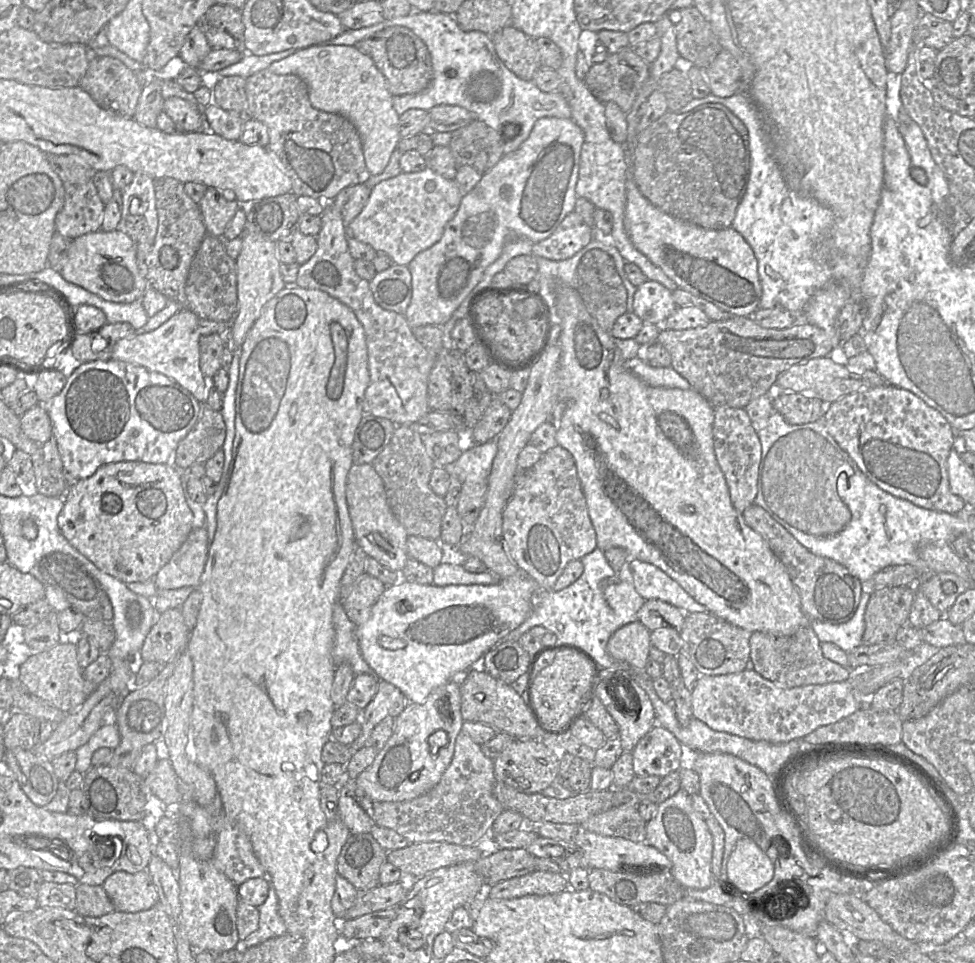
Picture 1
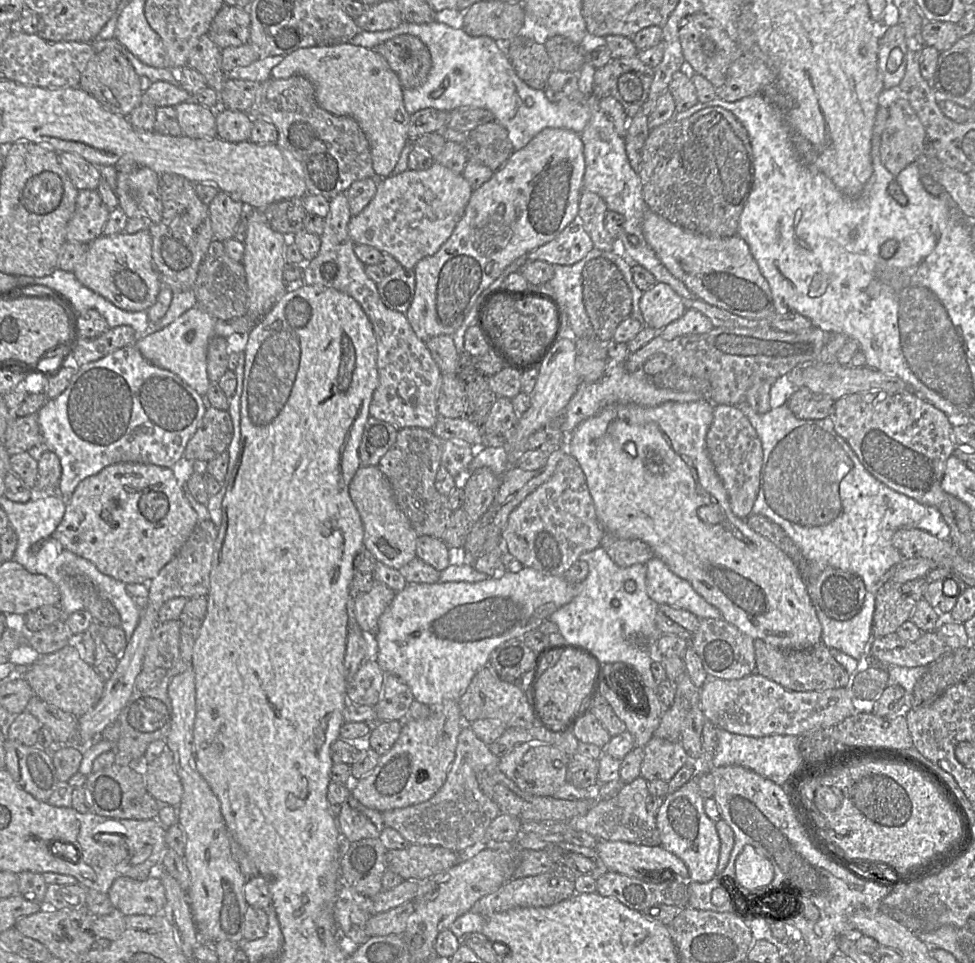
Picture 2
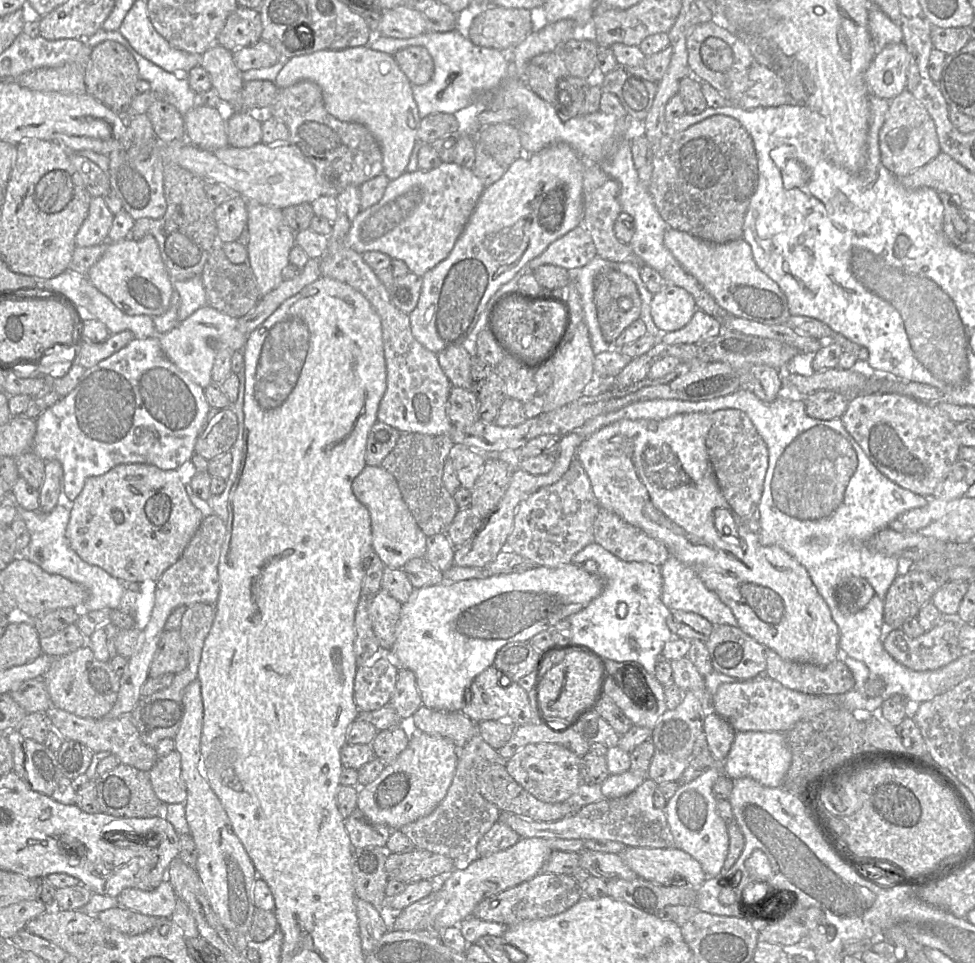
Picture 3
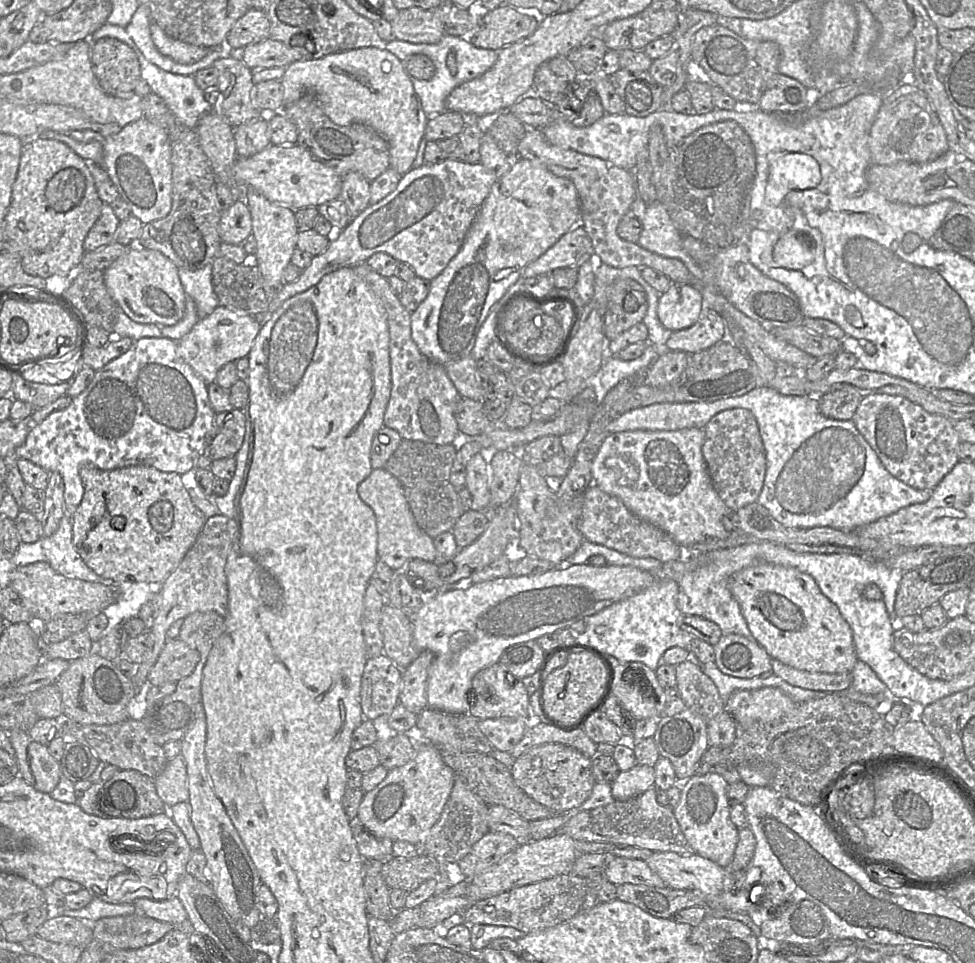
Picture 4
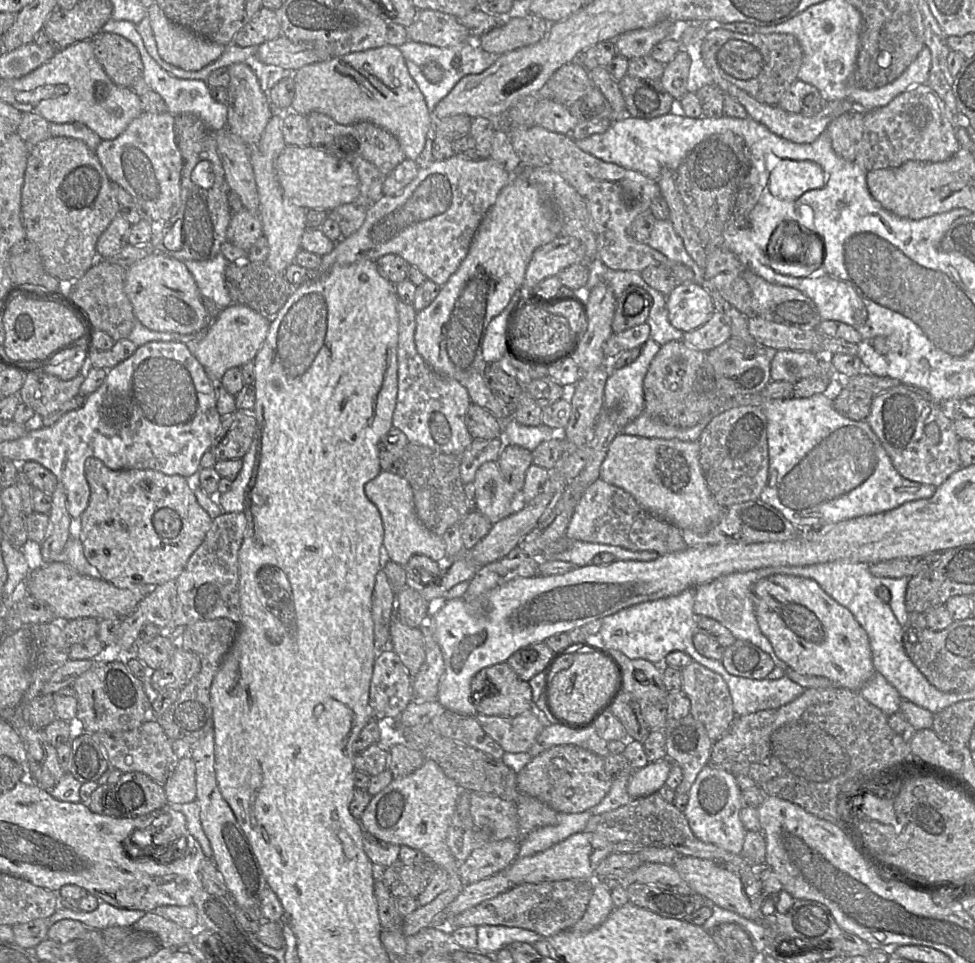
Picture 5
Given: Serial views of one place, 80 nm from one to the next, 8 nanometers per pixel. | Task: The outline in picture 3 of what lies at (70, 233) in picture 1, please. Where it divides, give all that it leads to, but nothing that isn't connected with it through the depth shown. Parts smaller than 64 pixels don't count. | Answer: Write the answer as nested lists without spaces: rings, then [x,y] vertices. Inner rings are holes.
[[[92,197],[88,215],[75,236],[76,246],[95,246],[106,242],[113,218],[114,214],[103,197]]]

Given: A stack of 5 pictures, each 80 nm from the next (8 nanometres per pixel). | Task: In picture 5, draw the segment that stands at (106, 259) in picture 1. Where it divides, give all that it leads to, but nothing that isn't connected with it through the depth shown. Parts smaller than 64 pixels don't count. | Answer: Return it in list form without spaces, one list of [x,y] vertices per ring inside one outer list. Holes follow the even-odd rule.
[[[157,251],[126,269],[124,290],[137,320],[152,331],[178,334],[205,332],[214,320],[185,263]]]

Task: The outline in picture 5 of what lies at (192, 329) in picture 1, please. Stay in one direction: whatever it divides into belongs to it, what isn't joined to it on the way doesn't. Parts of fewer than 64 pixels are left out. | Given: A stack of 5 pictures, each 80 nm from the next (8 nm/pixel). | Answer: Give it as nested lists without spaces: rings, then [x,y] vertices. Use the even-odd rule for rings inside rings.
[[[232,304],[222,309],[213,322],[203,333],[203,337],[194,345],[193,356],[205,369],[209,379],[220,379],[223,374],[230,368],[241,367],[243,364],[252,361],[259,349],[261,348],[270,326],[270,319],[264,317],[253,309],[240,305]]]

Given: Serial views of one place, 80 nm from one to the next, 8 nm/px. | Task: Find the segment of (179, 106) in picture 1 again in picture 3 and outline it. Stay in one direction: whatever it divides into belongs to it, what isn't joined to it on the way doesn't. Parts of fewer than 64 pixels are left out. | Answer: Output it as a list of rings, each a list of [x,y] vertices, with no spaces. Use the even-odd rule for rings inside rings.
[[[197,106],[184,116],[185,139],[205,150],[216,150],[229,145],[226,120],[218,110],[209,106]]]

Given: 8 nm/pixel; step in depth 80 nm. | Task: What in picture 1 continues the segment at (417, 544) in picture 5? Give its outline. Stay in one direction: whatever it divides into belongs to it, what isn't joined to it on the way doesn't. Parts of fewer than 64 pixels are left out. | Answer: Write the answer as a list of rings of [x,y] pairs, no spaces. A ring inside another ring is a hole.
[[[371,464],[353,465],[350,468],[345,494],[357,545],[382,566],[394,572],[401,572],[409,559],[408,534],[392,513],[383,481]]]

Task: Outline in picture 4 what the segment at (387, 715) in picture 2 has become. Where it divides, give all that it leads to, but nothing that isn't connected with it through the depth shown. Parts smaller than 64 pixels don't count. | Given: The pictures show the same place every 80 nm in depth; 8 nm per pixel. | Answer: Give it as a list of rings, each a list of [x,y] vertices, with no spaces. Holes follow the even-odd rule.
[[[423,650],[415,661],[402,669],[399,703],[415,714],[419,714],[428,707],[426,687],[428,670],[433,658],[432,652]]]

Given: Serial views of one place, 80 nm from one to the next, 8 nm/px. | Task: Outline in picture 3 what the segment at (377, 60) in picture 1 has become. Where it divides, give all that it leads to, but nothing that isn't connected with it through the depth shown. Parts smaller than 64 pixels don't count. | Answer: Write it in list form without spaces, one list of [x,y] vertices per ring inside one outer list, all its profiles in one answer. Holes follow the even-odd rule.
[[[409,46],[397,51],[393,58],[412,86],[427,84],[434,75],[434,61],[422,46]]]

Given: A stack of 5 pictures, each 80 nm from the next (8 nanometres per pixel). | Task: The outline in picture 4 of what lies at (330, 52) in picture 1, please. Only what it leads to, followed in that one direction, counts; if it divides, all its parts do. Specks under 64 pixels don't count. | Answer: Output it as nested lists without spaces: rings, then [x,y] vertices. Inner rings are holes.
[[[363,47],[328,54],[319,59],[295,61],[286,67],[284,75],[279,81],[283,86],[284,106],[299,100],[304,94],[312,93],[323,112],[335,124],[348,126],[360,123],[378,132],[388,143],[390,168],[402,177],[412,170],[429,117],[422,108],[403,62],[394,54],[379,47]]]

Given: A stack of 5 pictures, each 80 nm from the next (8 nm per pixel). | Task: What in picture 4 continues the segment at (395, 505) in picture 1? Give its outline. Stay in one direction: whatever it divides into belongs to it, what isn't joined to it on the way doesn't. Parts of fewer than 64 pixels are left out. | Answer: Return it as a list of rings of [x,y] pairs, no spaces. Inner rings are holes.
[[[402,439],[384,467],[400,481],[418,526],[432,538],[451,531],[466,511],[459,498],[459,489],[450,482],[451,469],[457,455],[456,448],[457,443],[437,445]]]

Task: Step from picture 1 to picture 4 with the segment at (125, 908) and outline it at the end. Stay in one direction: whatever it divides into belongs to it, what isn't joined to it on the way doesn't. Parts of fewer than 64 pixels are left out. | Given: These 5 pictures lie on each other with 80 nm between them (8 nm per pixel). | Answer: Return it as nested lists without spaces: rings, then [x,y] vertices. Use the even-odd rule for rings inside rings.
[[[176,896],[161,901],[138,898],[132,904],[137,912],[159,921],[173,925],[188,921],[187,913]]]

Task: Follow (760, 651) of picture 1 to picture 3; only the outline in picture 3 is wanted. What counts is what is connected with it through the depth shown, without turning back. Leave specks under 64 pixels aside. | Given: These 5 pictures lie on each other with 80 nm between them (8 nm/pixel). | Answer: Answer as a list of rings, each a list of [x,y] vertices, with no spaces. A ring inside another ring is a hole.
[[[765,649],[765,673],[792,690],[811,694],[841,694],[855,687],[855,680],[845,663],[837,659],[825,666],[788,661],[771,649]]]

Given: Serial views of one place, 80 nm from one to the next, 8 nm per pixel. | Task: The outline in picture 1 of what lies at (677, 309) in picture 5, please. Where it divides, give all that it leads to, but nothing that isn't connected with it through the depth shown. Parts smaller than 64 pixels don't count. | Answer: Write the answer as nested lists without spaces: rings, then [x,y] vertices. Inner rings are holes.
[[[653,280],[638,286],[633,296],[633,313],[643,324],[661,326],[677,307],[672,292]]]

